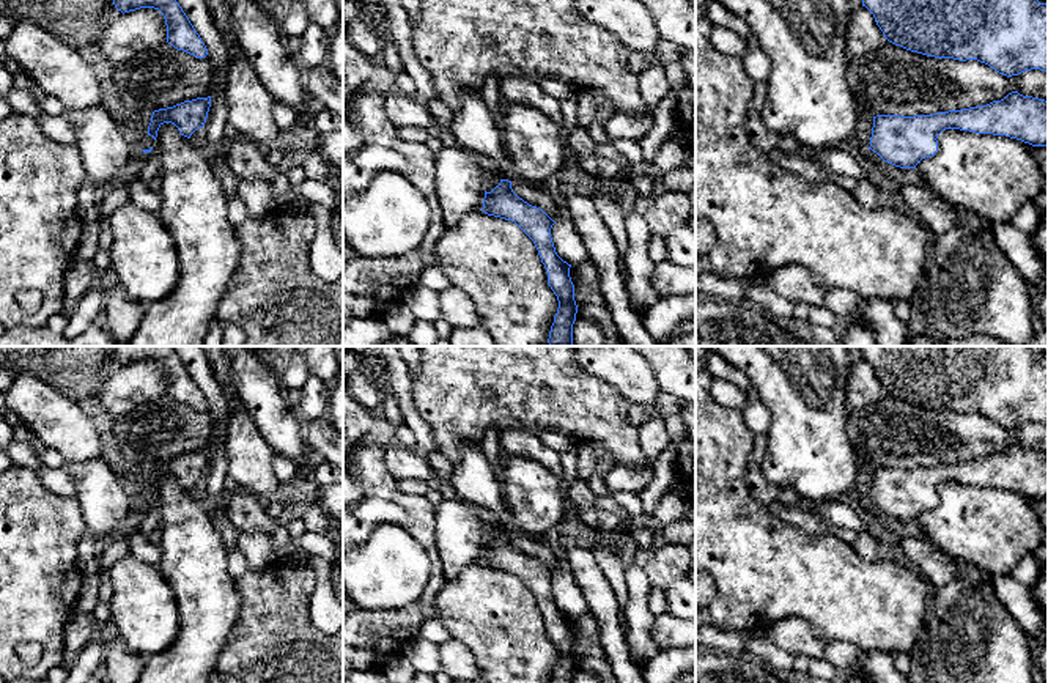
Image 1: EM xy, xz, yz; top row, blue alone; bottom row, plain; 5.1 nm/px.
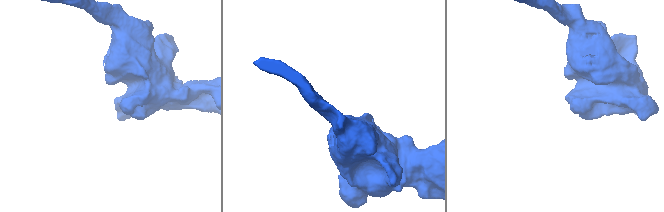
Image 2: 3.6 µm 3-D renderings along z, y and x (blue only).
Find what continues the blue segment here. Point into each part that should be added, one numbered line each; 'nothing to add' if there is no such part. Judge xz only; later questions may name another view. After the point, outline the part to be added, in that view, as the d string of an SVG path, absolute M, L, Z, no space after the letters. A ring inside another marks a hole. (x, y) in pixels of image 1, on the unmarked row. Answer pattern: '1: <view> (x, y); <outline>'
nothing to add

